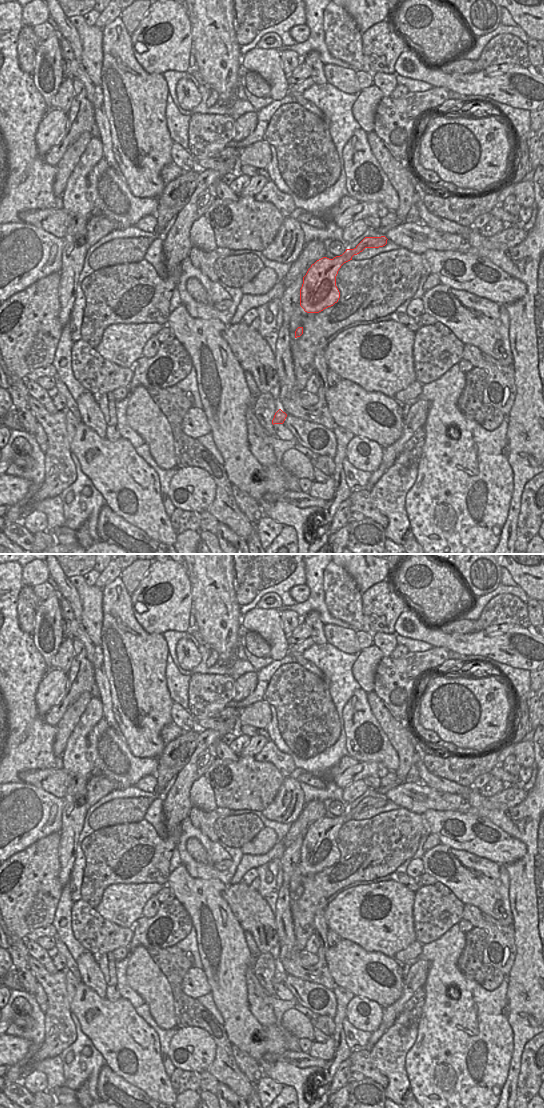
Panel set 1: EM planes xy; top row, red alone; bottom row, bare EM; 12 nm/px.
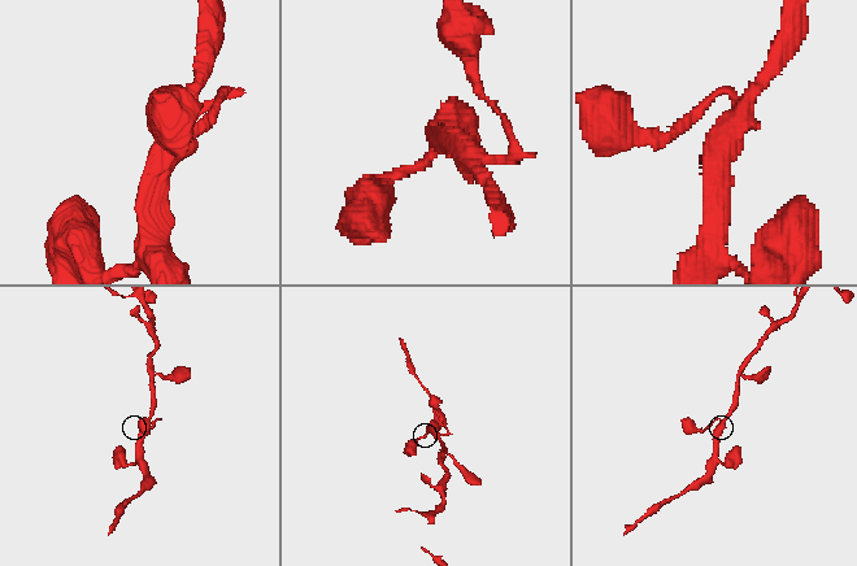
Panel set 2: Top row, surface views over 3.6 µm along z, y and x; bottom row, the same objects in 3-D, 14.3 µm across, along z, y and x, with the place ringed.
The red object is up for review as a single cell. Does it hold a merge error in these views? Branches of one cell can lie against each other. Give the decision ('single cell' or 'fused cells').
single cell

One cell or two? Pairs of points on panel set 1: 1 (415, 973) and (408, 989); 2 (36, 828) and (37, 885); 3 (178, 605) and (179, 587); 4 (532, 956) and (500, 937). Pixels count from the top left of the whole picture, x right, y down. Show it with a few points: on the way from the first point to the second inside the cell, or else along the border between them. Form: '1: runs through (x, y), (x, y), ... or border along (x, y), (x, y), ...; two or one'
1: runs through (415, 977), (411, 986); one
2: border along (58, 832), (52, 832), (16, 853); two
3: runs through (178, 601), (178, 591); one
4: border along (513, 925), (515, 960), (510, 969); two

